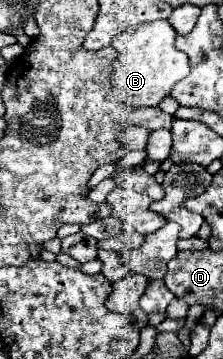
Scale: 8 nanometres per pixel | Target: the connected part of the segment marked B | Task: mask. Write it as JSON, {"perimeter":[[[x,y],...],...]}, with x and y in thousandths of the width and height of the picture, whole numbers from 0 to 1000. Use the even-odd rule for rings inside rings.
{"perimeter":[[[749,56],[587,72],[534,95],[507,117],[525,162],[498,212],[507,251],[489,262],[489,279],[587,284],[596,295],[704,295],[767,256],[776,234],[848,206],[848,173],[830,162],[830,145],[794,139],[785,106],[794,89]]]}

